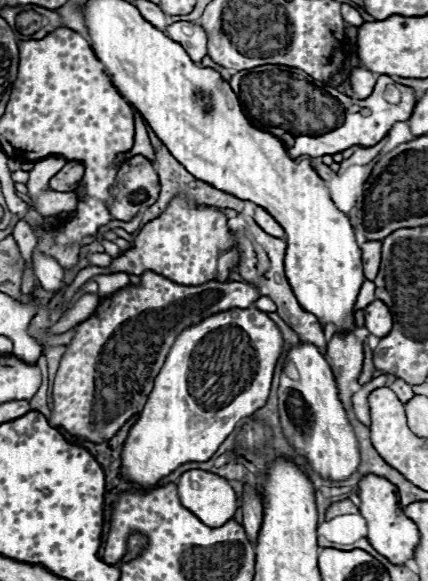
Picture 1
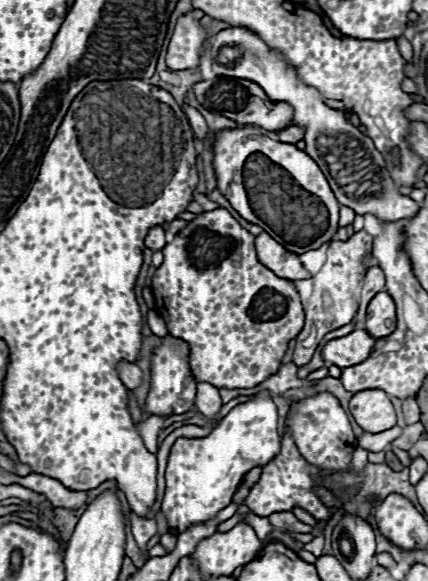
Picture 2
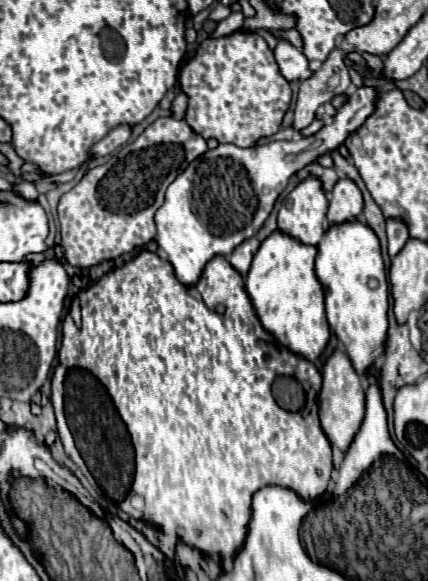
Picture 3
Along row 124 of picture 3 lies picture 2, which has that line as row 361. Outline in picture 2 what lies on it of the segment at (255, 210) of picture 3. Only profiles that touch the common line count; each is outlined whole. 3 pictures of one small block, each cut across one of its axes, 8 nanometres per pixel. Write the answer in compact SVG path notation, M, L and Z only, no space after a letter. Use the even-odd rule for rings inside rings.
M354 330L346 336L330 340L322 348L322 360L330 362L338 368L360 364L370 356L370 352L374 348L374 342L376 340L366 330Z

